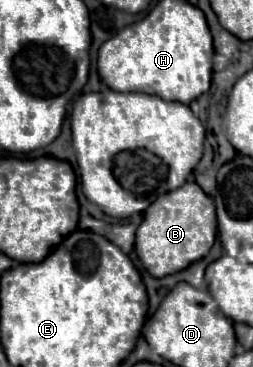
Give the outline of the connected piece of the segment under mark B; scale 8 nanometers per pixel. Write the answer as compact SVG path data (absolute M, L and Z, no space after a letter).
M187 182L181 188L159 196L147 210L145 220L137 228L135 252L143 268L153 278L163 278L185 270L189 264L201 260L209 254L217 234L215 204L195 182Z

